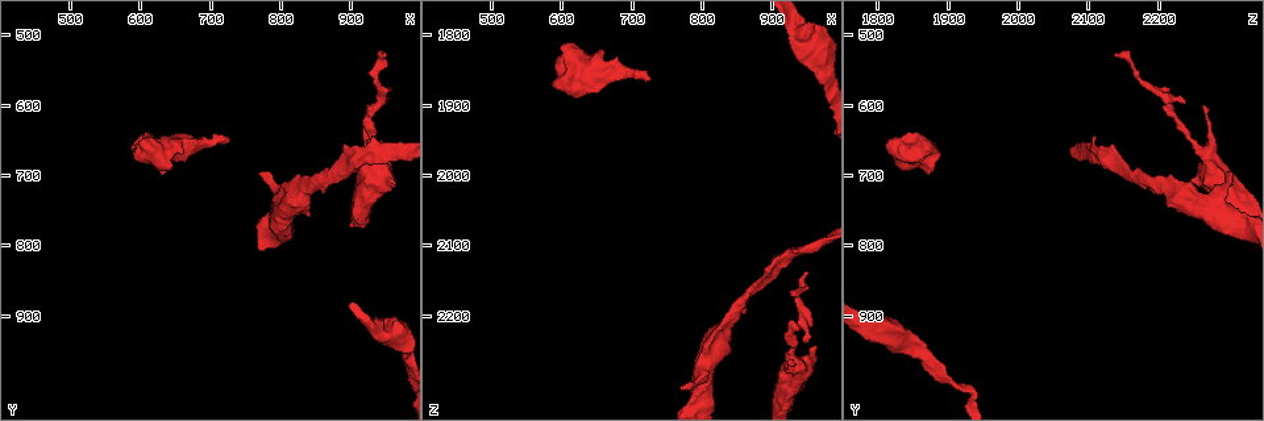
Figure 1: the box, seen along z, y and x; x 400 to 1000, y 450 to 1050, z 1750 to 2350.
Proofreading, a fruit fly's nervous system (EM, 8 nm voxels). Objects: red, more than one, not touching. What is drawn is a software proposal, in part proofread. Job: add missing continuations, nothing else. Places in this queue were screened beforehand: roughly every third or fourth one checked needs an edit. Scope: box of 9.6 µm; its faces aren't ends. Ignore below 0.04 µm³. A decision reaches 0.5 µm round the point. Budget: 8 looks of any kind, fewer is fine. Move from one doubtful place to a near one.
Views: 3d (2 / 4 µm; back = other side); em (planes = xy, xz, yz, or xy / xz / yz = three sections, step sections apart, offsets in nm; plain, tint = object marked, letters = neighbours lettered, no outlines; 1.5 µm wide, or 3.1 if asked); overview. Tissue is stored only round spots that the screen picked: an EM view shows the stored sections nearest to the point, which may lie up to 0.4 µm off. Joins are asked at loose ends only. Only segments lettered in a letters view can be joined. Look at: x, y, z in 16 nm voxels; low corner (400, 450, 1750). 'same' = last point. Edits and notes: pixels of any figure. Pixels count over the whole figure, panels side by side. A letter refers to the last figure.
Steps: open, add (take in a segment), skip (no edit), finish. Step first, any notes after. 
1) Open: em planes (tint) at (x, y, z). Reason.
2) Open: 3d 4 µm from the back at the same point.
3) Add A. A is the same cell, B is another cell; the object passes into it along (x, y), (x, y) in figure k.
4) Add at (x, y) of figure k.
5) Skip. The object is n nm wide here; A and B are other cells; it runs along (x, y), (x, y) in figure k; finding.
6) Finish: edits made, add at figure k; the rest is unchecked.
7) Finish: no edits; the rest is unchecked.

Open: em xy step 8 (letters) at (950, 530, 2135). Thin end.

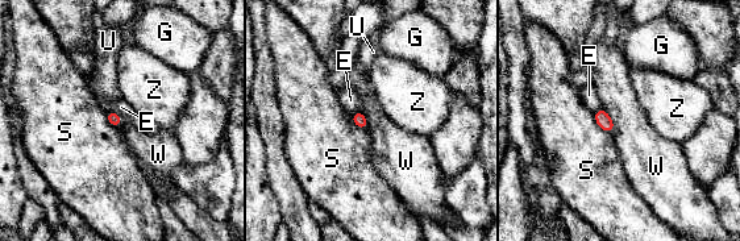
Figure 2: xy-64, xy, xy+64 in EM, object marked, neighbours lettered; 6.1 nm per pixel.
Open: em planes (letters) at the same point. Cut it another way.

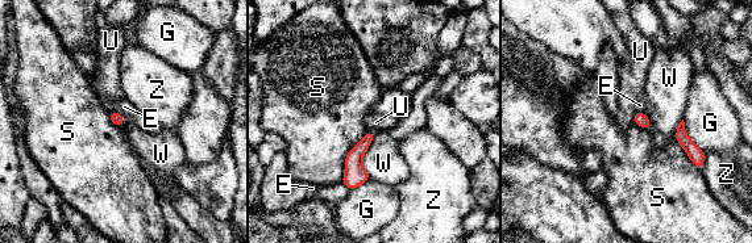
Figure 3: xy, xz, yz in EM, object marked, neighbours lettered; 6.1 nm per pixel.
Skip. E, G, S, U, W and Z are other cells; no lettered segment goes on from it.

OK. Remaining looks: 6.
Open: em planes (letters) at (770, 700, 2300). Free end.

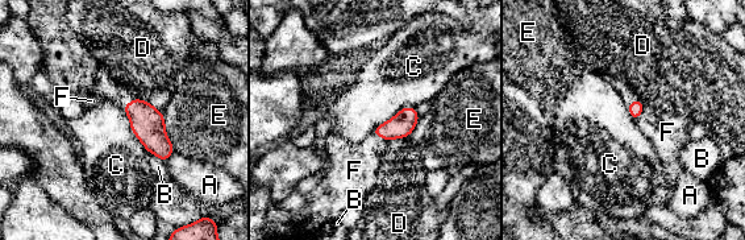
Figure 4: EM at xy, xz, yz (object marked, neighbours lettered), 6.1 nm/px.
Skip. The longest contact is with C, 340 nm; A, B, C, D, E and F are other cells; none of them fits.

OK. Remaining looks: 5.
Open: em planes (plain) at (720, 650, 1860). Branch stops here.

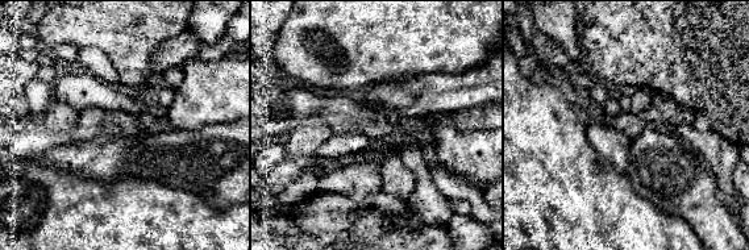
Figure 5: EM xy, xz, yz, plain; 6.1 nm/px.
Open: em planes (letters) at the same point. What lies round it.

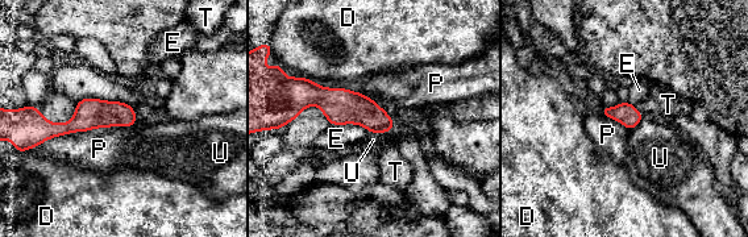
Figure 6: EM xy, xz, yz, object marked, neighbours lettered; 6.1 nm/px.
Add T. T is the same cell, D, E, P and U are other cells; the object passes into it along (626, 113), (636, 111), (661, 103) in figure 6; it goes on there.

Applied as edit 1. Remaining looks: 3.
Finish: edits made, add at figure 6; the rest is unchecked.

